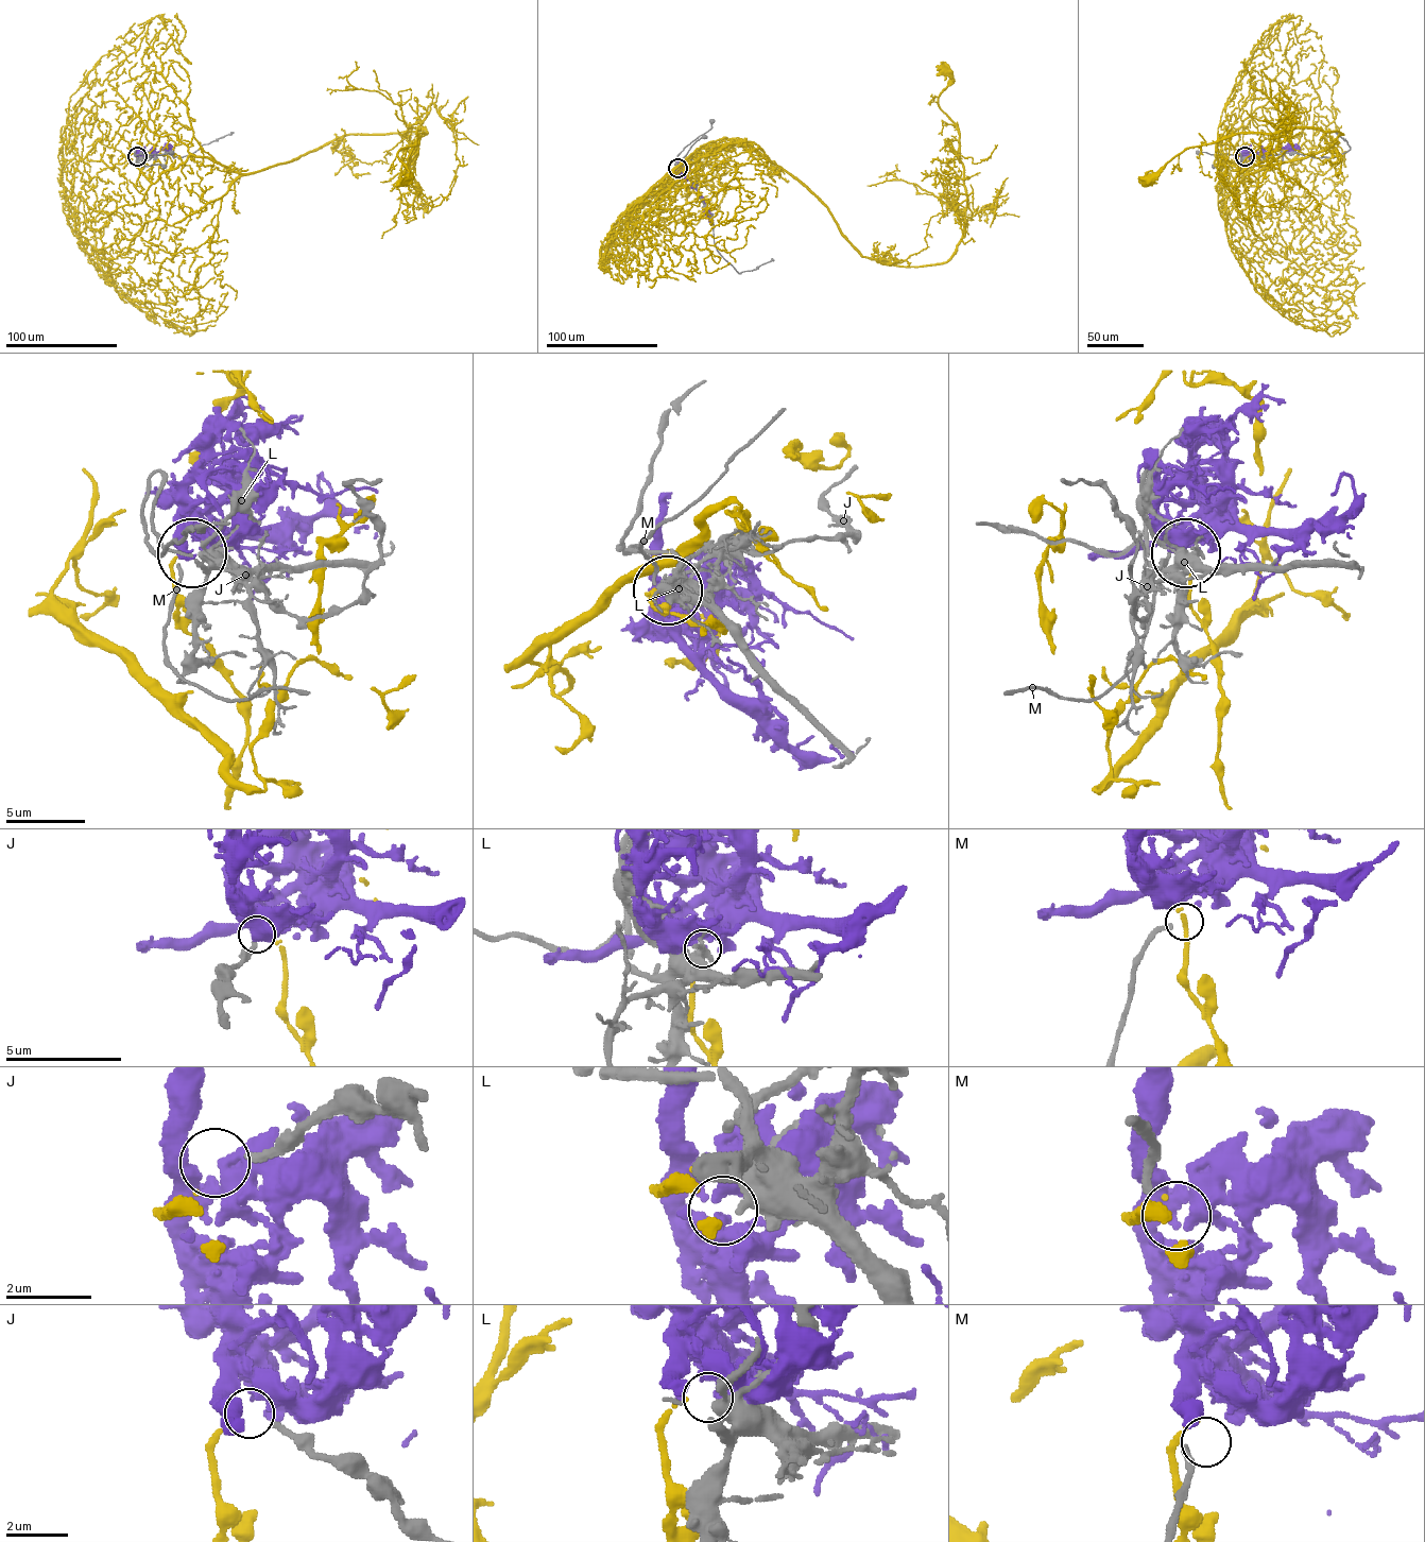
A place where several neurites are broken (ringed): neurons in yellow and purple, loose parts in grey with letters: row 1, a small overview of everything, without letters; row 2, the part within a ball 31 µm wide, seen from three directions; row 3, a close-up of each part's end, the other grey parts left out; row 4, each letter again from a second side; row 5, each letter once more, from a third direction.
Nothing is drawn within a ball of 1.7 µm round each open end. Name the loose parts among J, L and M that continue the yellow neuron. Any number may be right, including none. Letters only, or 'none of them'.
J

